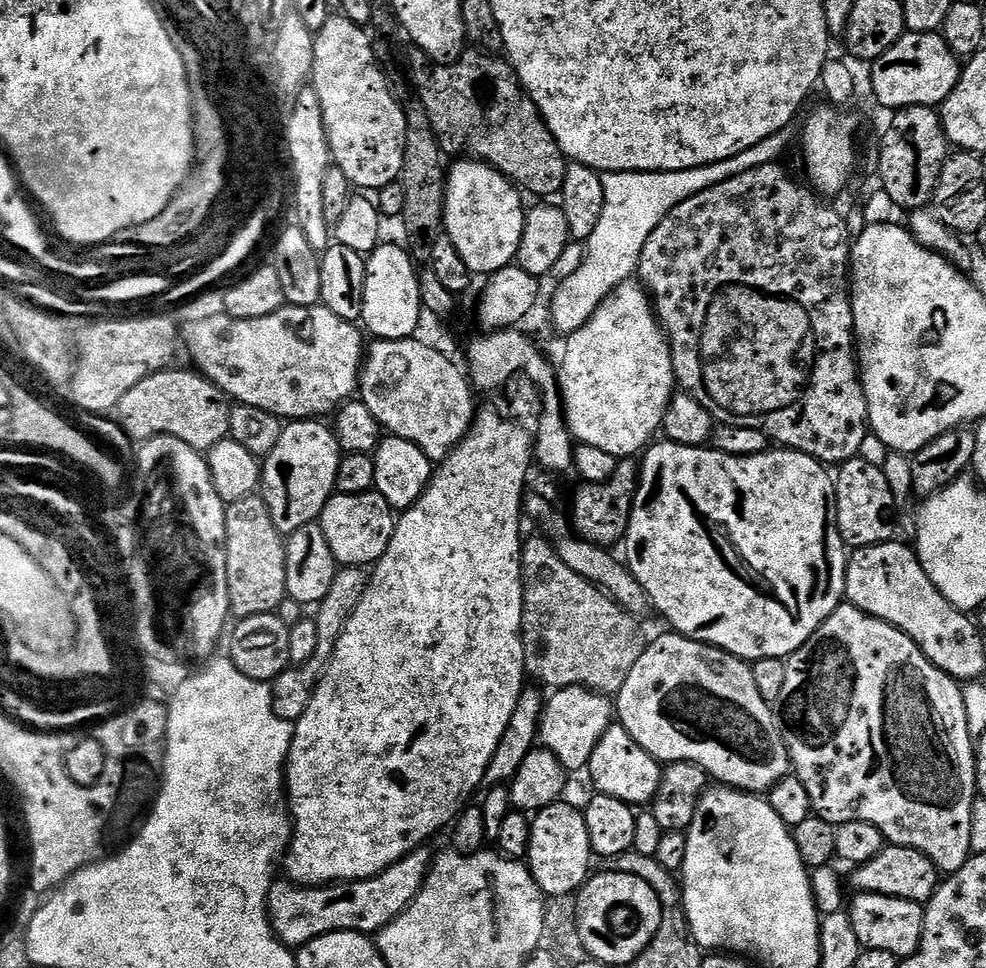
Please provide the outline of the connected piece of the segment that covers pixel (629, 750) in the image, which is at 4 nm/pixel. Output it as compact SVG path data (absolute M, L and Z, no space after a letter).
M613 722L600 735L600 740L594 746L590 754L586 776L592 779L592 784L596 787L595 791L599 795L618 798L623 804L648 806L656 797L661 771L661 761L653 758L646 750L642 750L642 746L638 746L638 742L630 738L630 734L619 722Z

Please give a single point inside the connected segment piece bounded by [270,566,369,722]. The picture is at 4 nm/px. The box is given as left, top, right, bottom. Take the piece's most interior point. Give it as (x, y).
(291, 691)

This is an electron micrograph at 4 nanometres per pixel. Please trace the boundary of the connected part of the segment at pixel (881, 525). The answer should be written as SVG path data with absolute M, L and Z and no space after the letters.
M859 458L845 460L835 473L834 483L836 525L845 545L869 548L875 544L889 543L893 539L892 523L896 520L898 505L896 496L890 490L890 482L886 482L884 469L870 466L870 462Z

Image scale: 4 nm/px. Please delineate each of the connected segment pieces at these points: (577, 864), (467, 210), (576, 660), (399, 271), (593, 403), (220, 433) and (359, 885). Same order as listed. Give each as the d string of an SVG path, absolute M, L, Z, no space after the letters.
M557 802L546 806L541 812L535 813L532 820L526 860L545 897L579 893L594 864L594 853L590 846L590 834L586 830L584 813L579 807L571 808L564 803Z
M460 158L456 164L447 169L444 186L444 226L443 231L454 242L454 250L462 254L462 262L466 262L469 273L484 272L491 274L509 267L518 254L518 246L522 240L526 204L520 201L522 192L508 177L475 158Z
M539 534L533 535L533 540L523 541L520 574L524 577L524 613L520 641L524 644L525 673L531 679L533 676L537 685L545 689L548 687L548 690L589 688L591 692L598 692L609 698L615 697L622 686L626 686L626 678L630 678L634 662L638 662L638 658L642 658L644 653L646 639L640 633L641 621L617 605L597 585L570 570L558 558L552 545Z
M381 243L373 252L367 253L364 262L364 289L362 290L363 323L372 327L372 336L381 340L406 340L417 335L416 327L422 317L418 268L411 255L396 244Z
M631 279L618 285L602 302L602 306L590 314L586 326L571 333L567 340L568 345L564 348L560 364L558 360L558 383L564 420L573 441L594 446L617 458L632 458L643 453L653 443L652 435L661 431L664 412L678 388L668 337L660 327L656 309L652 307L643 284Z
M176 367L150 374L142 378L138 386L133 386L122 397L118 422L124 428L125 437L129 441L143 442L156 436L170 435L181 439L186 447L207 453L208 449L228 436L230 401L223 390L214 386L199 372L183 372Z
M427 847L416 848L406 858L394 862L382 874L365 880L351 880L349 884L301 886L287 878L277 879L268 891L268 921L272 932L285 946L298 950L314 938L331 932L363 932L375 934L384 929L398 914L408 908L420 892L428 869L432 867L433 853Z

